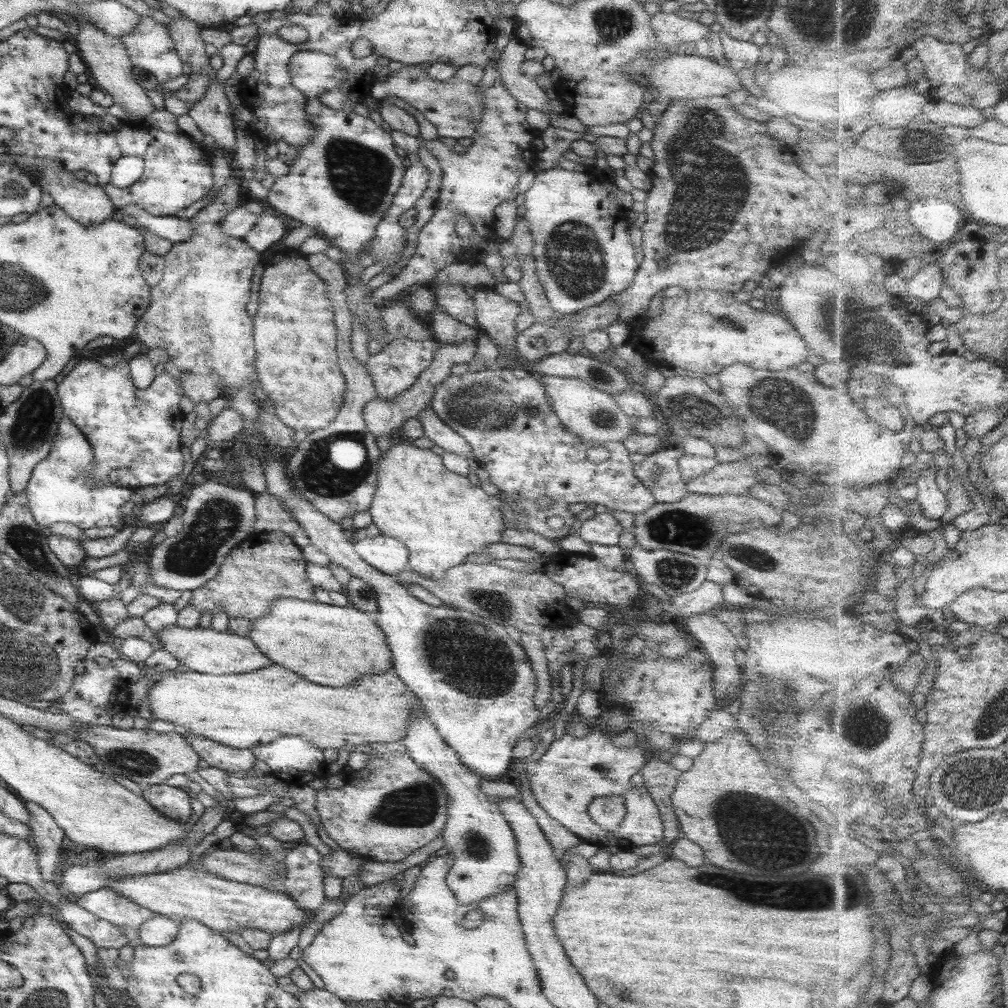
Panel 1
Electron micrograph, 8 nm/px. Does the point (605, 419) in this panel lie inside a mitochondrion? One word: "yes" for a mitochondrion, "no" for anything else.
yes

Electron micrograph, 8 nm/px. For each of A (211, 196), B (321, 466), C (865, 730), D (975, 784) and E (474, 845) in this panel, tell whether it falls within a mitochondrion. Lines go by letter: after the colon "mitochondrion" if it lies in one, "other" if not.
A: other
B: mitochondrion
C: mitochondrion
D: mitochondrion
E: mitochondrion

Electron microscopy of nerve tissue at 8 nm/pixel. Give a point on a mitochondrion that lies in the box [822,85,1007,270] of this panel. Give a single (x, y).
(931, 154)

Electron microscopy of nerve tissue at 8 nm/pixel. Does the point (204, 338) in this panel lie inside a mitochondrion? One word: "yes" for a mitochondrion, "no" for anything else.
yes

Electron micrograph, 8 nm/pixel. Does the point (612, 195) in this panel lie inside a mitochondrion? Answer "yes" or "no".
no

